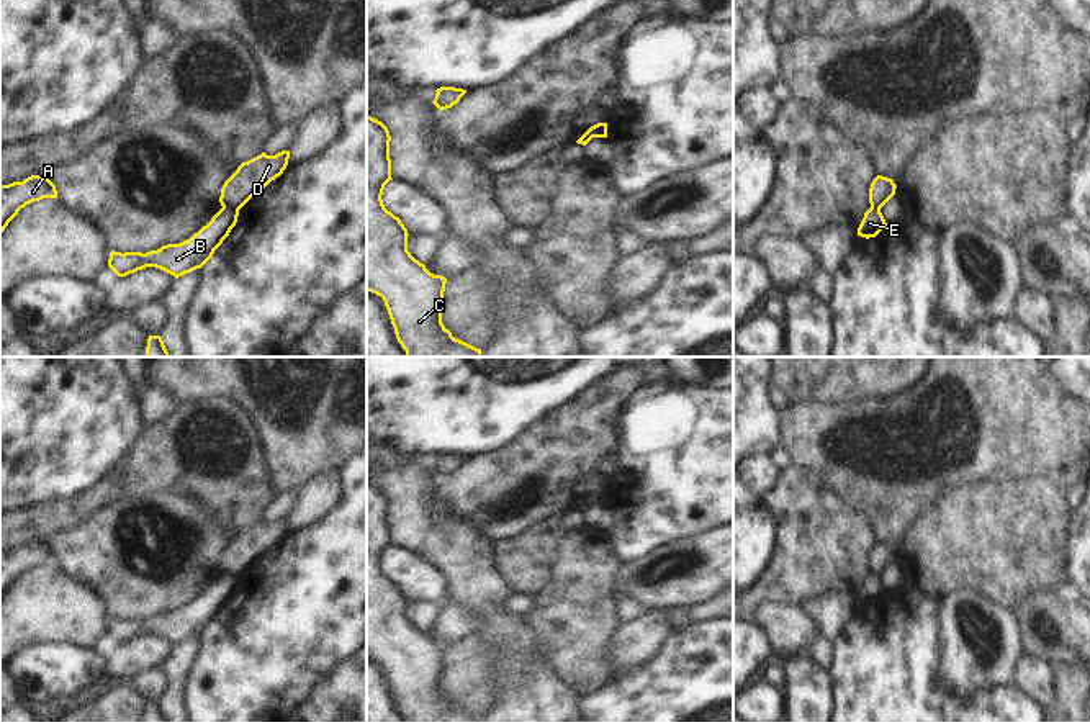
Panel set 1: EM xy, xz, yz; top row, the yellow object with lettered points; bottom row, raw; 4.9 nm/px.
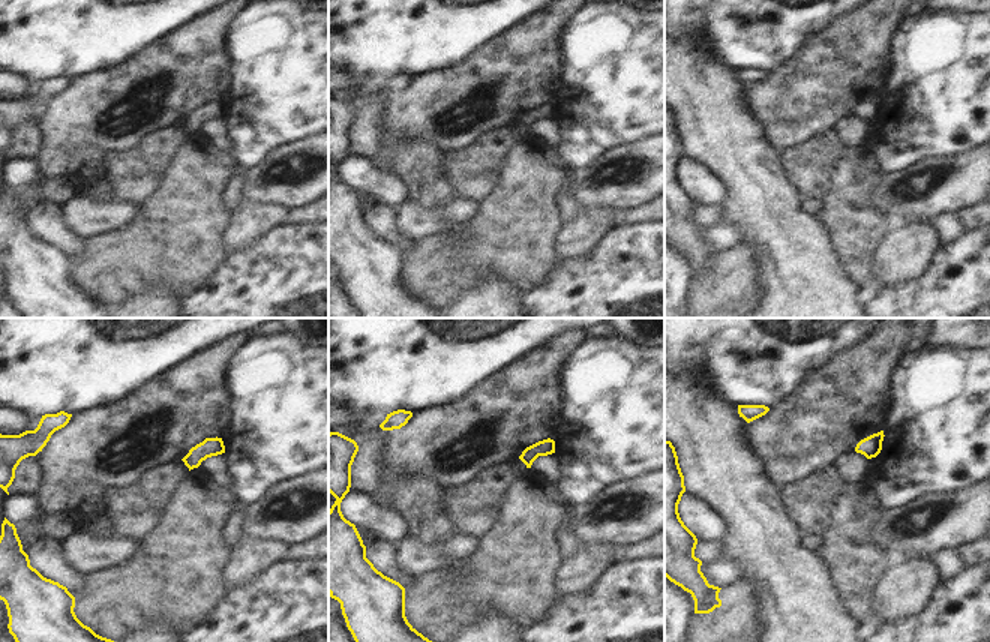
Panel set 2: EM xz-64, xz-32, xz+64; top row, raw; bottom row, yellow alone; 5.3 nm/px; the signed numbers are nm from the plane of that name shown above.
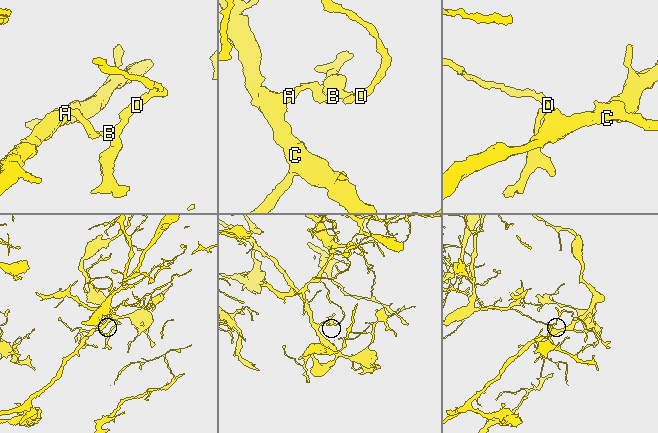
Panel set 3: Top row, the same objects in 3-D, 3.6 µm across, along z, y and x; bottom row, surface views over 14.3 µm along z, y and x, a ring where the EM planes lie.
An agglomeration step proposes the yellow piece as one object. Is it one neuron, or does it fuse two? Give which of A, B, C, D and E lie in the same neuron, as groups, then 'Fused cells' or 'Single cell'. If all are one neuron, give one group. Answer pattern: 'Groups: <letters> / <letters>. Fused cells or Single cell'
Groups: A B C E / D. Fused cells.

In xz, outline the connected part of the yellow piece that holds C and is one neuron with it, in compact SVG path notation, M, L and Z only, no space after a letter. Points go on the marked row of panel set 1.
M367 116L367 291L383 298L406 357L481 357L481 349L455 339L444 326L442 306L447 278L430 273L424 264L411 255L408 229L383 205L385 185L393 180L390 141L388 128Z

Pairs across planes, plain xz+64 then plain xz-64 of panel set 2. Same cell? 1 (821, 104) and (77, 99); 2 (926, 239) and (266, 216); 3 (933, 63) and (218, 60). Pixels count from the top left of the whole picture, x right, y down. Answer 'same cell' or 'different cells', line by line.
1: same cell
2: same cell
3: different cells

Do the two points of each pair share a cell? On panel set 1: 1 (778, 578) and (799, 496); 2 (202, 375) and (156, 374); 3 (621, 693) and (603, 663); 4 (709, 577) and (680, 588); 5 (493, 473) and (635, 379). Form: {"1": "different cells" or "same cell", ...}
{"1": "same cell", "2": "same cell", "3": "different cells", "4": "same cell", "5": "same cell"}

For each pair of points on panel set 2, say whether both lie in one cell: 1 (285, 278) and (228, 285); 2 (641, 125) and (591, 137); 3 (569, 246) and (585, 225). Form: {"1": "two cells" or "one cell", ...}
{"1": "one cell", "2": "one cell", "3": "one cell"}

